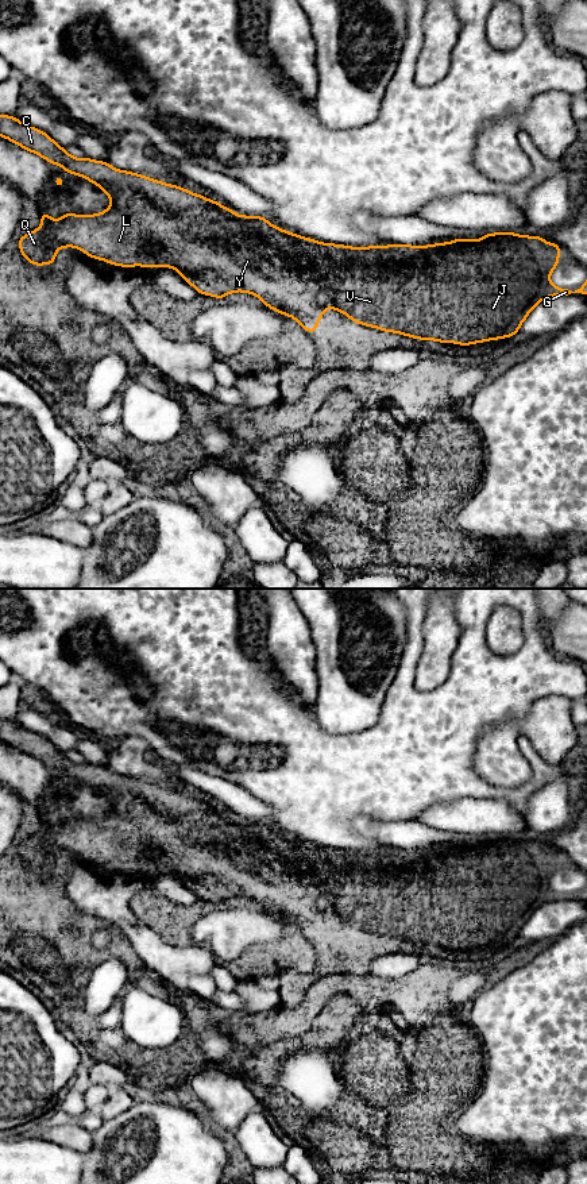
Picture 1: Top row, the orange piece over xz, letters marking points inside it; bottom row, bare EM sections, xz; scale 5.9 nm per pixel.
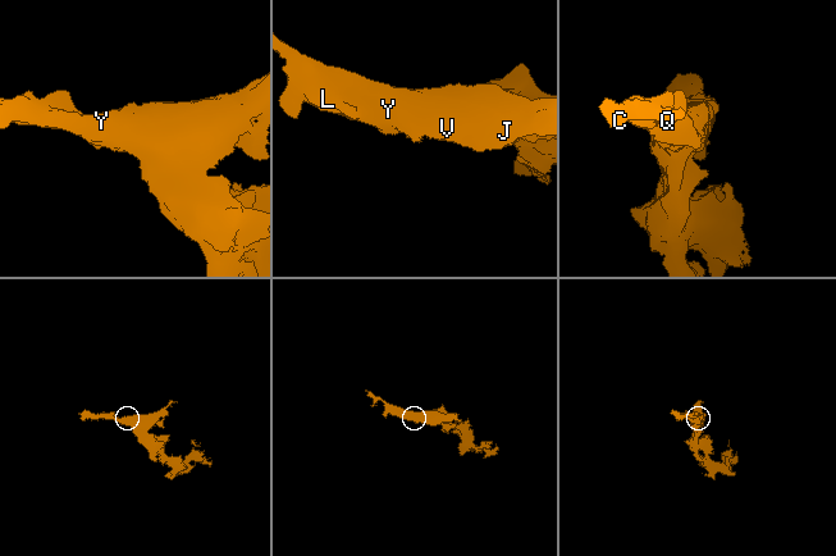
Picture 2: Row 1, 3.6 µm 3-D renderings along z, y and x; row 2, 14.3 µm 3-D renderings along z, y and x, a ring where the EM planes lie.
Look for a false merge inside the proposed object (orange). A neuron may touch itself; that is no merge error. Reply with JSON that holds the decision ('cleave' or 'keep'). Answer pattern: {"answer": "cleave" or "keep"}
{"answer": "keep"}

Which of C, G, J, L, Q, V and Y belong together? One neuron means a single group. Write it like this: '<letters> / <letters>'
C G J L Q V Y

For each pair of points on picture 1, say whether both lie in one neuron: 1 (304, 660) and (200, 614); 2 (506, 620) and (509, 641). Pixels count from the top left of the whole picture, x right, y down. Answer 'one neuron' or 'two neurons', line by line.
1: two neurons
2: one neuron

